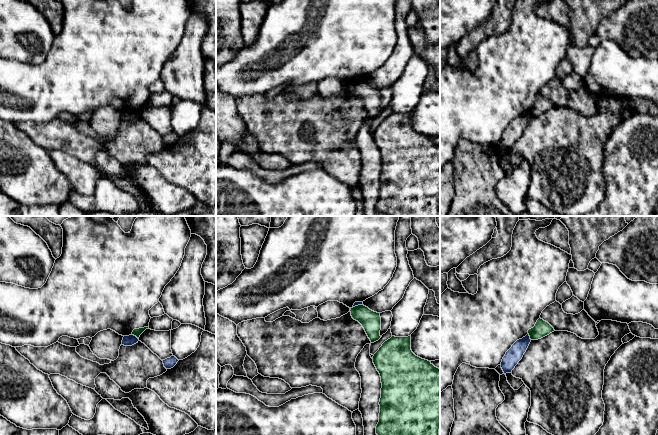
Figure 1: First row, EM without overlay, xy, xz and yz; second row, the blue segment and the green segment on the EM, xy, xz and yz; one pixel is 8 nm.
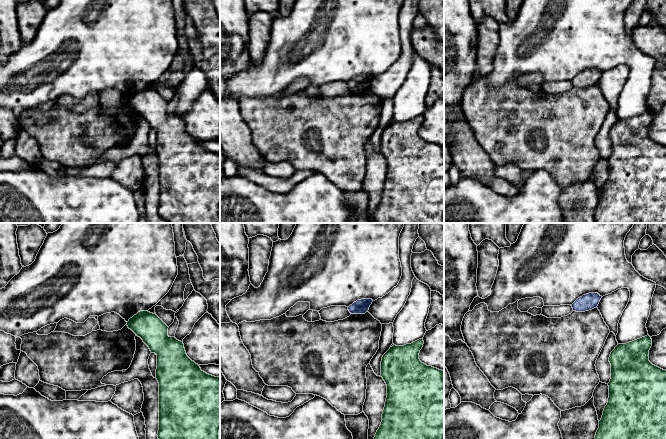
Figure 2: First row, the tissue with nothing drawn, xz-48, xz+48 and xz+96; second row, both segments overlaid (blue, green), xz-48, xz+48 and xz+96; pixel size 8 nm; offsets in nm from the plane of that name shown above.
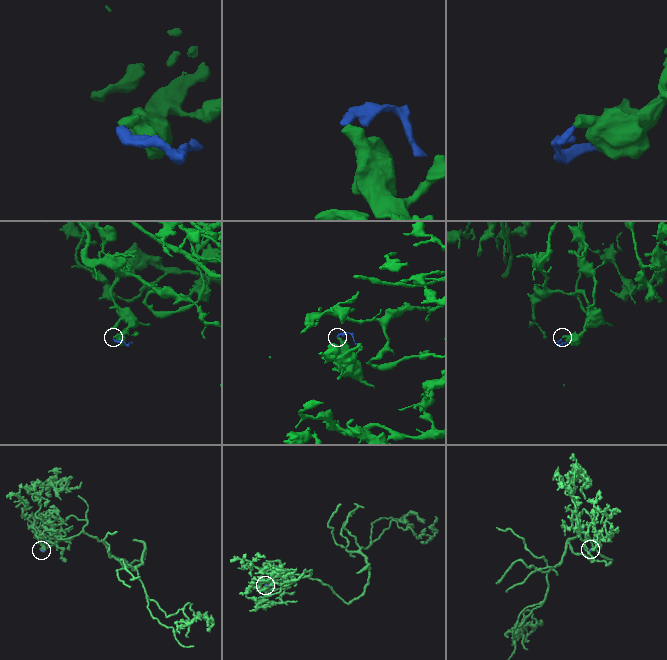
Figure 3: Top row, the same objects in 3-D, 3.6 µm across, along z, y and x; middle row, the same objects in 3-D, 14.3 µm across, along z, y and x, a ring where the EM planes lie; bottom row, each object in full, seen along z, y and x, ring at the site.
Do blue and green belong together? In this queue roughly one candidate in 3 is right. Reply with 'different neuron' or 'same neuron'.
same neuron

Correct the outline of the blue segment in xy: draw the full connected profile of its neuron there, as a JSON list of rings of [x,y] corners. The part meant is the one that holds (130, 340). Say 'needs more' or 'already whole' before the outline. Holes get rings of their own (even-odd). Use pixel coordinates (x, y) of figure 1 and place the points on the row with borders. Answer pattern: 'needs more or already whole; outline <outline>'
needs more; outline [[[149,326],[144,327],[144,328],[134,329],[131,335],[123,337],[122,345],[124,345],[124,346],[132,346],[132,345],[138,343],[140,335],[146,329],[149,329]]]

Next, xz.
needs more; outline [[[355,302],[350,312],[352,318],[362,325],[371,343],[374,343],[381,338],[380,313],[370,310],[363,305],[363,302]]]

